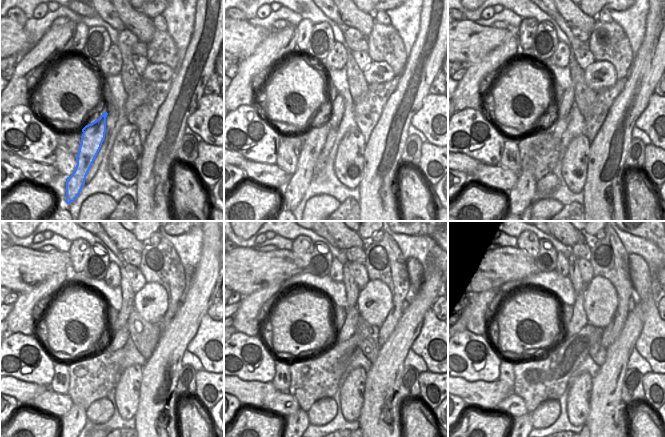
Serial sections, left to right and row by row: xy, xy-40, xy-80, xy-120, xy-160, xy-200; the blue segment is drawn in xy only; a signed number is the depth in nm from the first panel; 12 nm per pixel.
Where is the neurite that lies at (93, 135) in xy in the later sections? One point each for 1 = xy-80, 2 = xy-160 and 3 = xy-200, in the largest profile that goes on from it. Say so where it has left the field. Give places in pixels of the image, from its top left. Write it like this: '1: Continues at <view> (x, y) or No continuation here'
1: Continues at xy-80 (521, 196)
2: Continues at xy-160 (296, 424)
3: Continues at xy-200 (522, 424).

